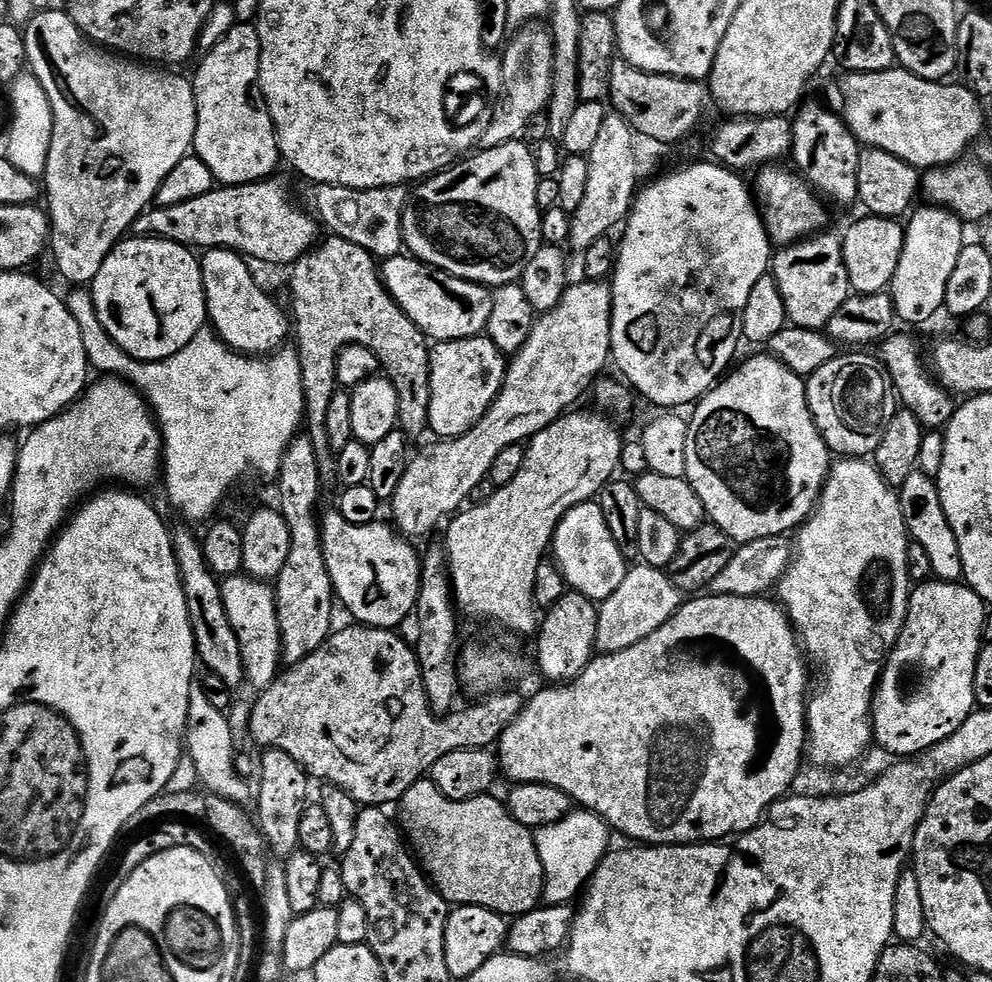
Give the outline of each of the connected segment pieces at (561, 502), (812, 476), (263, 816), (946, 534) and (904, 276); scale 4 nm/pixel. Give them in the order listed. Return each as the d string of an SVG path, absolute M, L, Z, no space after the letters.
M569 411L527 441L522 470L514 474L510 483L499 485L489 500L484 500L473 508L465 507L459 514L451 517L442 545L447 552L454 604L461 613L464 611L476 620L493 620L494 623L501 624L512 632L521 632L524 636L531 637L537 631L538 612L536 616L532 599L536 596L536 575L540 572L540 559L544 552L546 556L551 549L556 528L564 515L574 506L595 501L605 484L617 475L616 467L624 452L620 432L611 424L613 421L607 415L597 414L595 411L576 411Z
M771 354L763 355L750 357L741 368L733 367L711 392L706 393L698 401L694 408L696 413L688 420L688 433L686 434L686 479L692 483L694 490L698 490L698 498L702 498L702 506L708 511L708 520L718 525L737 545L749 544L758 538L795 533L816 507L816 501L820 499L820 491L824 489L830 465L834 460L833 453L829 452L812 417L812 411L808 405L805 377L791 372L786 365L775 360Z
M276 748L267 749L262 755L260 762L260 784L256 786L256 804L258 802L258 814L256 822L269 851L278 855L278 858L288 858L299 849L300 820L302 820L304 809L308 804L308 783L310 778L300 764L294 762L285 751Z
M917 470L906 478L906 482L898 490L900 509L904 525L908 528L911 543L928 548L926 554L930 557L932 576L940 582L956 582L964 575L962 554L958 550L958 538L954 538L954 530L942 510L940 488L935 479L927 476L924 470Z
M917 207L907 217L902 258L898 258L898 270L894 270L890 285L897 317L908 324L924 324L942 312L950 274L954 274L954 266L958 266L958 254L962 254L966 243L965 221L945 208L923 207Z

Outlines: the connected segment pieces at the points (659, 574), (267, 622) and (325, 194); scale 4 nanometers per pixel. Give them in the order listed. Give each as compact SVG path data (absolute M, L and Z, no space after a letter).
M640 562L629 567L626 578L622 578L622 586L610 594L598 608L598 630L596 631L595 651L600 654L621 652L638 642L642 642L658 626L662 626L680 609L682 593L674 586L672 577L662 568L652 568Z
M247 574L227 577L220 585L221 598L228 615L230 626L241 646L241 656L244 659L244 674L247 683L253 684L256 690L269 688L275 682L278 673L282 668L281 640L276 614L275 598L276 593L265 581L254 580Z
M319 185L314 191L315 215L331 235L362 246L378 260L394 257L403 251L401 218L410 195L405 185L370 190Z

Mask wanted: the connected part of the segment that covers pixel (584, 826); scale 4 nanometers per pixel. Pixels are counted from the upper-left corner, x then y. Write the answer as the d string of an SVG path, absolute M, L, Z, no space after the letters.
M575 809L564 819L535 831L538 854L544 870L543 901L547 905L565 905L581 893L593 871L609 851L611 831L603 819L587 809Z

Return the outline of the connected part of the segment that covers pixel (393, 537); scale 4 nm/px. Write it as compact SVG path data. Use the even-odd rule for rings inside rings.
M339 510L323 513L320 529L326 570L332 579L335 599L348 607L353 621L369 628L399 629L404 619L411 617L411 599L400 604L400 588L416 590L420 586L421 557L409 541L398 534L391 523L351 524Z

